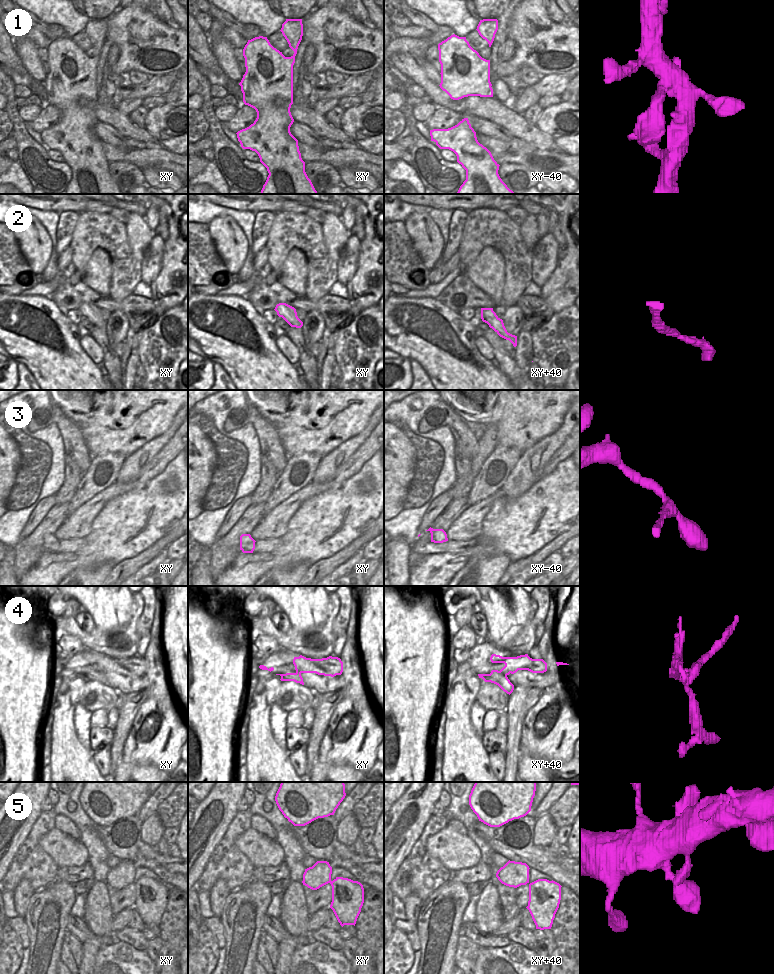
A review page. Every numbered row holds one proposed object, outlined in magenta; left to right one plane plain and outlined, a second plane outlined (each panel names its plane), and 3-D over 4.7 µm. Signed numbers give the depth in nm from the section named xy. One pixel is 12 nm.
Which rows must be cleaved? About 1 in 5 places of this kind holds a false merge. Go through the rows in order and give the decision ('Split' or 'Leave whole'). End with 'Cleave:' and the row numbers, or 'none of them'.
1: Leave whole
2: Leave whole
3: Leave whole
4: Split
5: Leave whole
Cleave: 4.

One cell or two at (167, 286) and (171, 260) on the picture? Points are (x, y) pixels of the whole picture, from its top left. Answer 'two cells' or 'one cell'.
one cell

